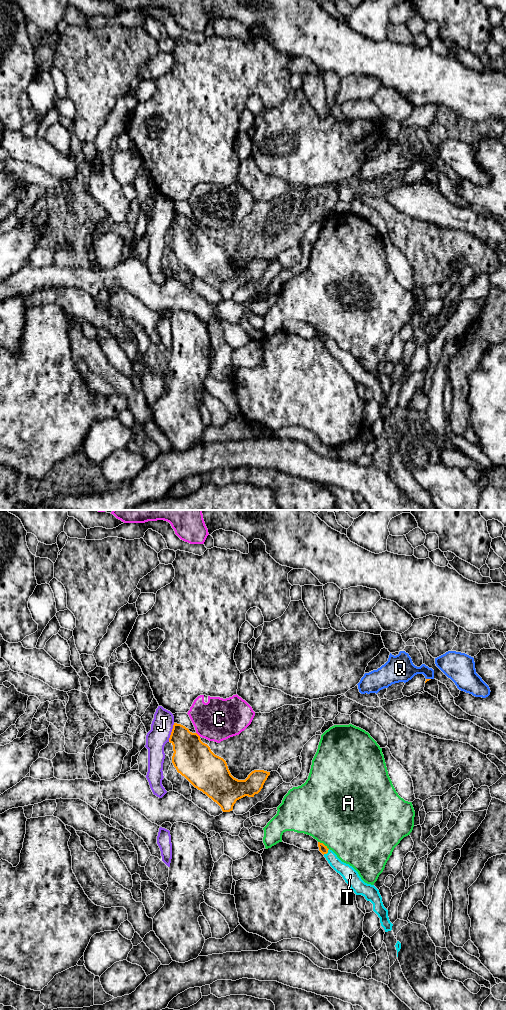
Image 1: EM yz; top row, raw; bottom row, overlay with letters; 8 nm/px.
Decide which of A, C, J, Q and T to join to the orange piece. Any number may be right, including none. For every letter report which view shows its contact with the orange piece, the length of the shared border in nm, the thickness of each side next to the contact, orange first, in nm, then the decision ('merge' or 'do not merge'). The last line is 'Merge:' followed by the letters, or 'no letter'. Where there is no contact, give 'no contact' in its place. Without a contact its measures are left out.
A: meets orange in yz; contact 110 nm long; 70 nm thick on the orange side, 500 nm on the other; do not merge
C: meets orange in yz; contact 50 nm long; 320 nm thick on the orange side, 340 nm on the other; do not merge
J: meets orange in yz; contact 160 nm long; 300 nm thick on the orange side, 170 nm on the other; do not merge
Q: meets orange in yz; contact 40 nm long; 20 nm thick on the orange side, 220 nm on the other; do not merge
T: meets orange in yz; contact 70 nm long; 70 nm thick on the orange side, 120 nm on the other; merge
Merge: T

